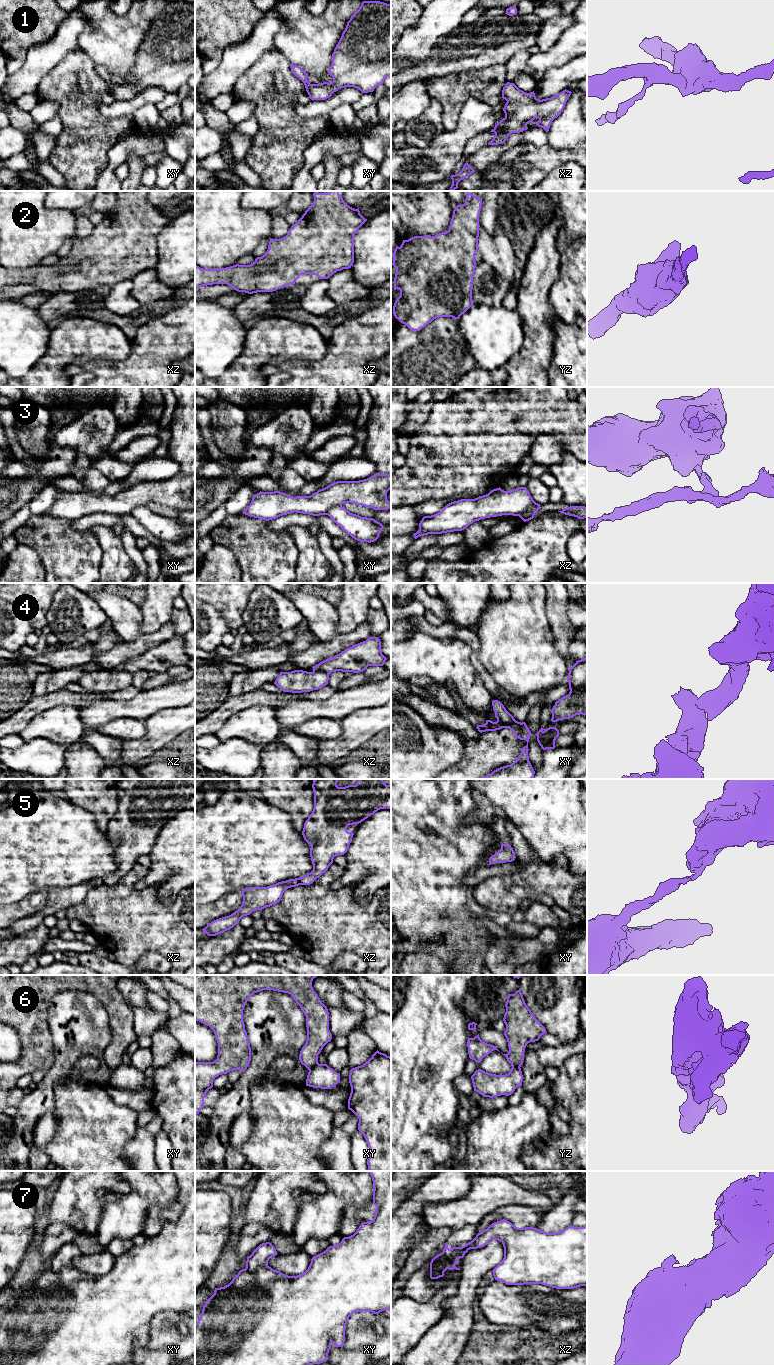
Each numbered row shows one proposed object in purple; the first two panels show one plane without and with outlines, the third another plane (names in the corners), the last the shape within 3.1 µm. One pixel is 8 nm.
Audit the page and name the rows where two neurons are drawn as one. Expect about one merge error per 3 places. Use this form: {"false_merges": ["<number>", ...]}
{"false_merges": ["3", "4", "6", "7"]}

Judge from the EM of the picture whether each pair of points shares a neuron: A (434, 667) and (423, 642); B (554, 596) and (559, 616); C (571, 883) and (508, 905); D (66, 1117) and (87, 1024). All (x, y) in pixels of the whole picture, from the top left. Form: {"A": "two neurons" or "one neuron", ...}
{"A": "one neuron", "B": "one neuron", "C": "one neuron", "D": "two neurons"}

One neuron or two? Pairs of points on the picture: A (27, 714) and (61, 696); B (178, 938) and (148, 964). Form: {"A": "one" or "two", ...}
{"A": "one", "B": "two"}

